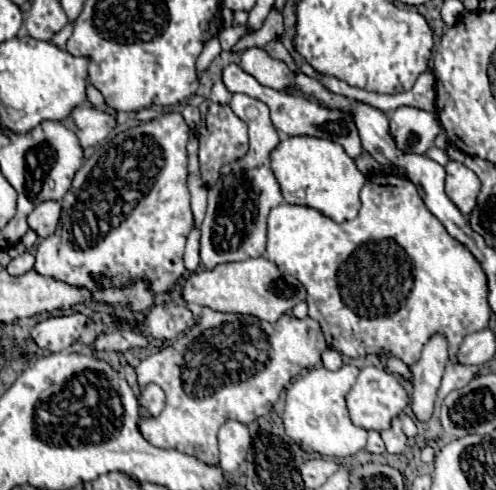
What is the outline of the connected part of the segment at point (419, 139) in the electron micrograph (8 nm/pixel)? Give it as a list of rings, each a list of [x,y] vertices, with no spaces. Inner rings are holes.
[[[400,106],[390,118],[390,130],[402,152],[424,154],[442,128],[434,112]]]

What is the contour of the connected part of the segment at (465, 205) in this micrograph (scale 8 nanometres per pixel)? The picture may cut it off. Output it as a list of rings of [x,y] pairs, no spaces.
[[[450,160],[446,164],[446,194],[464,216],[468,216],[474,210],[478,192],[480,192],[478,176],[464,164]]]

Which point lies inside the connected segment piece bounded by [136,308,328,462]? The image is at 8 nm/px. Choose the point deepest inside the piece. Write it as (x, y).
(229, 366)

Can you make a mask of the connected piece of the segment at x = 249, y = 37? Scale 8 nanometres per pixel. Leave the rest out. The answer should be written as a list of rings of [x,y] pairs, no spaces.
[[[272,10],[268,20],[264,22],[264,26],[258,30],[258,32],[252,32],[252,34],[246,34],[242,36],[230,52],[242,52],[250,46],[258,46],[258,48],[264,48],[270,40],[274,40],[278,34],[282,34],[284,28],[282,28],[282,14],[278,10]]]

